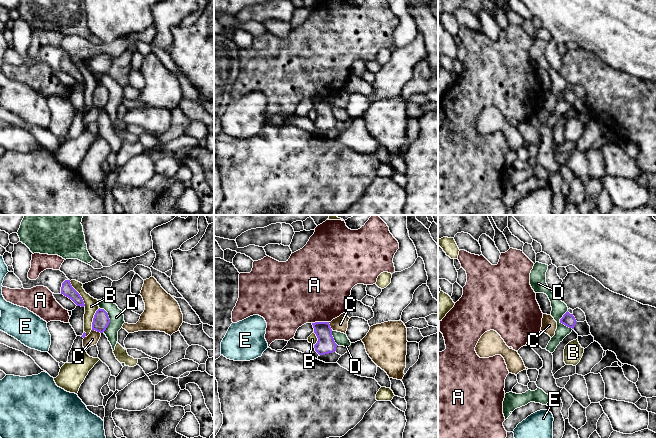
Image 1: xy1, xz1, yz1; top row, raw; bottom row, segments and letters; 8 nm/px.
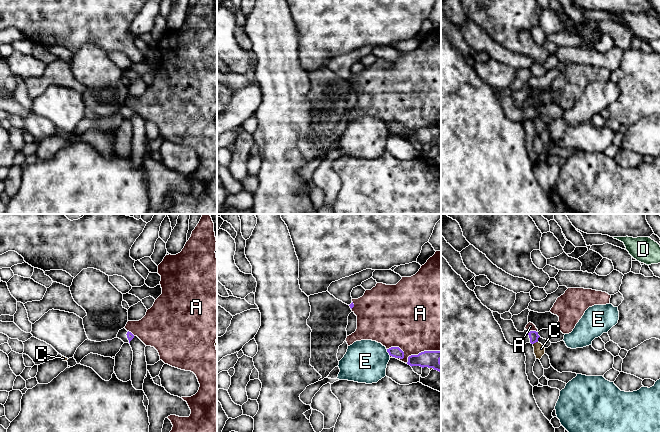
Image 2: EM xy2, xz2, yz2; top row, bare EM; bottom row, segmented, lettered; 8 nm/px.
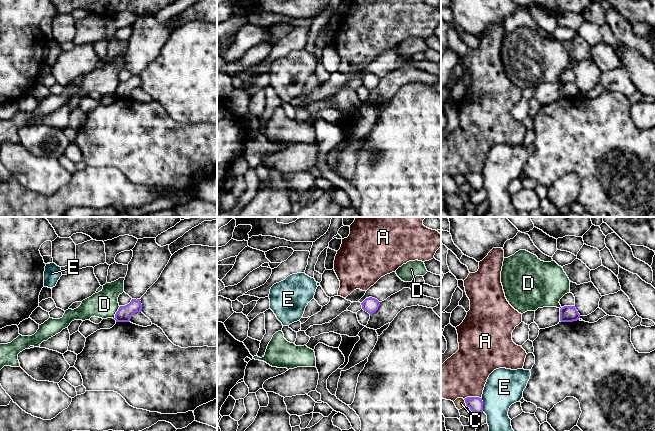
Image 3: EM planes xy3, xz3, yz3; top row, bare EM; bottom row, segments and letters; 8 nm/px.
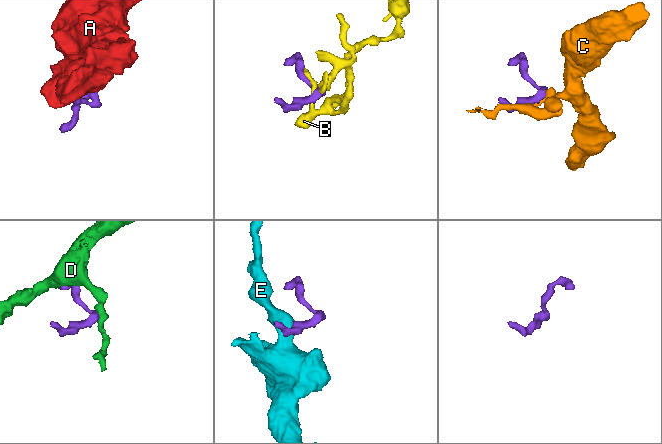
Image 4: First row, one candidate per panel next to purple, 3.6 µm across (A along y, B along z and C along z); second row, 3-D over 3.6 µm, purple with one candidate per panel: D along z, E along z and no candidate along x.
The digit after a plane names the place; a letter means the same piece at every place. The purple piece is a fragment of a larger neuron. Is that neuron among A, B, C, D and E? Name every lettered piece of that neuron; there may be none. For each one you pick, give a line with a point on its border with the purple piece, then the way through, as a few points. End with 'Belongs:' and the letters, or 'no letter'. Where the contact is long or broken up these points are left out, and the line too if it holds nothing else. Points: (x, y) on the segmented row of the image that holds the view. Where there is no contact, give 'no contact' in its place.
Belongs: no letter

